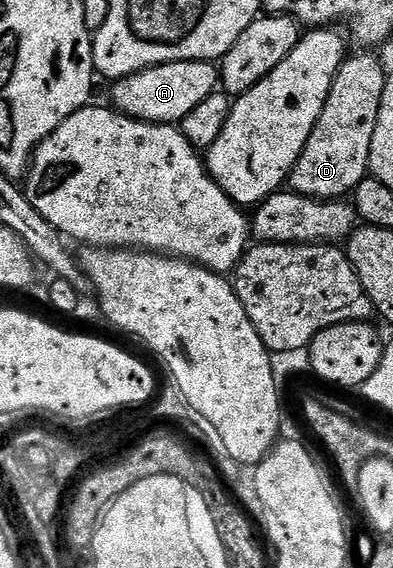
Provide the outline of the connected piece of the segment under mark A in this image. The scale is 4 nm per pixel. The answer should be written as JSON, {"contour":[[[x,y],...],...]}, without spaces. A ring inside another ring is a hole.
{"contour":[[[174,61],[166,65],[151,67],[128,75],[124,79],[117,79],[111,84],[111,106],[121,115],[128,115],[132,119],[140,119],[144,123],[179,124],[190,109],[195,109],[201,101],[206,101],[210,93],[218,90],[218,67],[209,61]]]}

